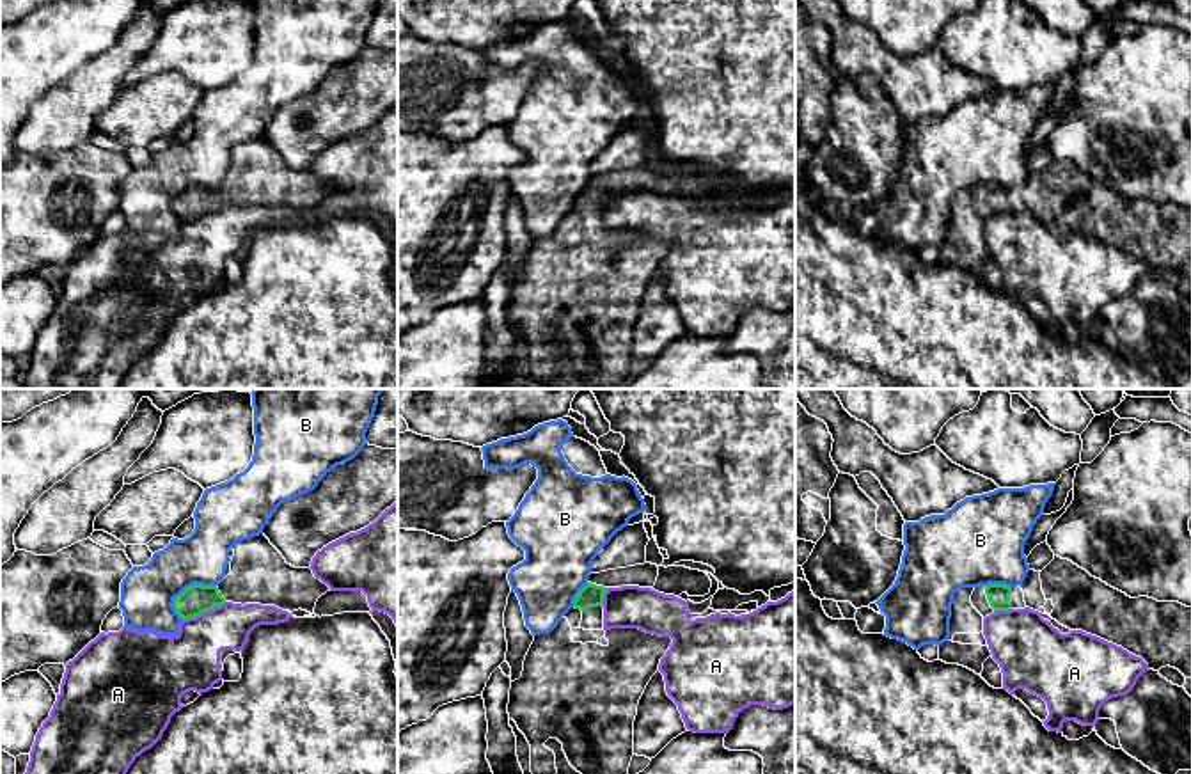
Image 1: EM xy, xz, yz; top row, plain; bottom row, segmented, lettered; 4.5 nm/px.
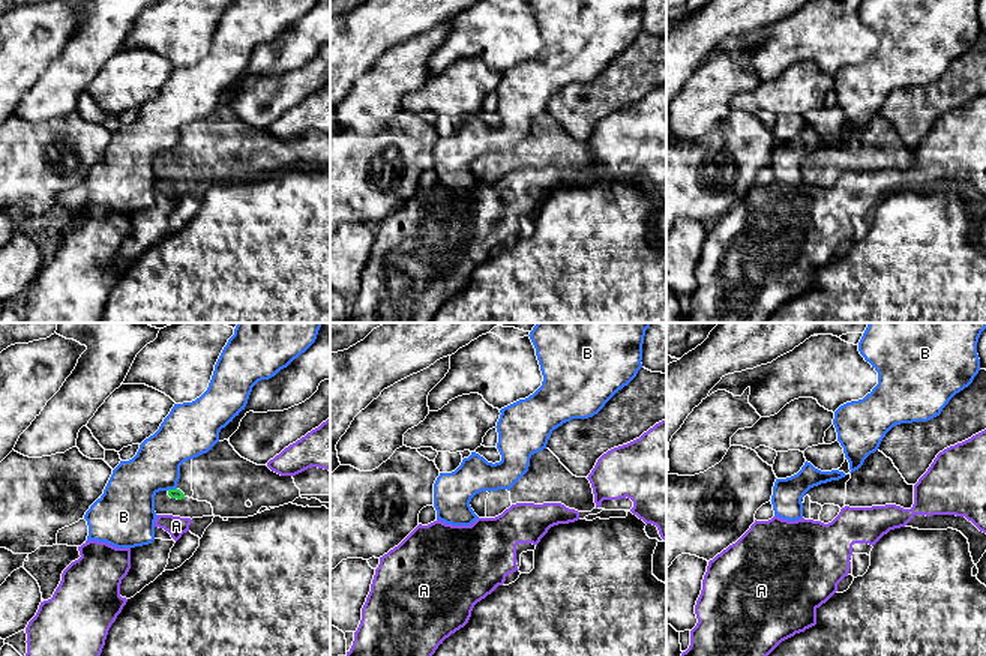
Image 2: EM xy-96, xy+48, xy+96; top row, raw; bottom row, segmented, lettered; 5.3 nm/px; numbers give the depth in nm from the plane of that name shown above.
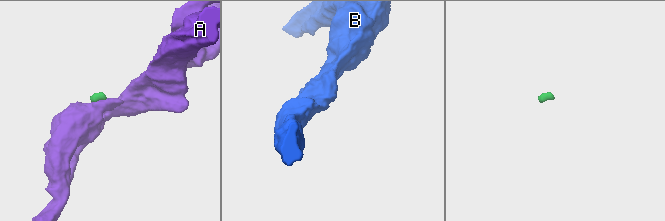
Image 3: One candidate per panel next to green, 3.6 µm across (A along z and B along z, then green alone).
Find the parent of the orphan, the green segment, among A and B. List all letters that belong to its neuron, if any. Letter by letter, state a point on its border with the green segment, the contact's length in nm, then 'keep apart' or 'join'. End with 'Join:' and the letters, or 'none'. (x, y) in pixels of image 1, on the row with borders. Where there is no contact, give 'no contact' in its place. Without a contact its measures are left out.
A: xy (203, 611) | 220 nm | keep apart
B: xy (187, 588) | 220 nm | keep apart
Join: none

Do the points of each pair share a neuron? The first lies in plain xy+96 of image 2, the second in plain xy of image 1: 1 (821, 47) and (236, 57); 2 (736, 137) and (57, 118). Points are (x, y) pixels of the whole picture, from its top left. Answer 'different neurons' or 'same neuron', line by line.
1: same neuron
2: different neurons

